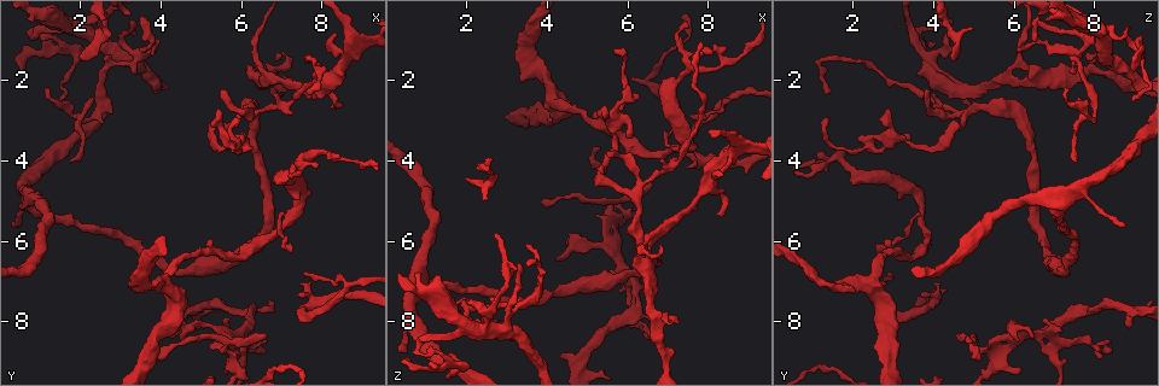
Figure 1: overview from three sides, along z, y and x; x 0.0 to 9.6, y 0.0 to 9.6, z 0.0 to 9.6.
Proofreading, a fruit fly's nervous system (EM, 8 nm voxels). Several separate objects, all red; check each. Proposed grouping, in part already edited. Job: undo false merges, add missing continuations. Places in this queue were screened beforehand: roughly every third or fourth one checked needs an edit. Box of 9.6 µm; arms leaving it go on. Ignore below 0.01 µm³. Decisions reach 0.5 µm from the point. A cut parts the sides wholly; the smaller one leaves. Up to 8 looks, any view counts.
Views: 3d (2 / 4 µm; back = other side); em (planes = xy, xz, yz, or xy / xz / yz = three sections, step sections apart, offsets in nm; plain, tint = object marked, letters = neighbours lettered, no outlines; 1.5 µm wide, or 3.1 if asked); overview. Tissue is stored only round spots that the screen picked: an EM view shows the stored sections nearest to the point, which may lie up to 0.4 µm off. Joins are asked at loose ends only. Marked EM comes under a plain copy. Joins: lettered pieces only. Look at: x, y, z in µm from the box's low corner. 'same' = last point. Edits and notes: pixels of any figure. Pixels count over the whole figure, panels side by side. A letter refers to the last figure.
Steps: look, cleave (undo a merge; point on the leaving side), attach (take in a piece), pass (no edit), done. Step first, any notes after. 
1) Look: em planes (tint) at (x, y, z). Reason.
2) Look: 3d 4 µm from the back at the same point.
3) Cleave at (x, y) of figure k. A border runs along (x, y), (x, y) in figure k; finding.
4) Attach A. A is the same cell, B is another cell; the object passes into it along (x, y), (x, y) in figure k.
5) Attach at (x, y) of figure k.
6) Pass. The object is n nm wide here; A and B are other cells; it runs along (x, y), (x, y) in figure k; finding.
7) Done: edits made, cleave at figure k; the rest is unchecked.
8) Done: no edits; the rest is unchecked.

Look: em planes (letters) at (7.80, 1.65, 1.20).

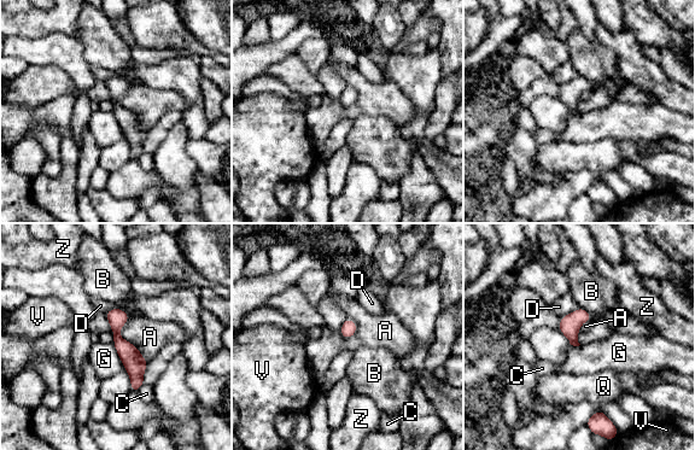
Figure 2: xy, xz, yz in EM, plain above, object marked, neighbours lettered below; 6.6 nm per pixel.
Pass. The longest contact is with A, 320 nm; A, B, C, D, G, Q, V and Z are other cells; a border runs along (129, 316), (118, 333), (149, 360) in figure 2; one cell here.

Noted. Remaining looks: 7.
Look: em planes (tint) at (5.90, 3.65, 1.55). Thin neck.

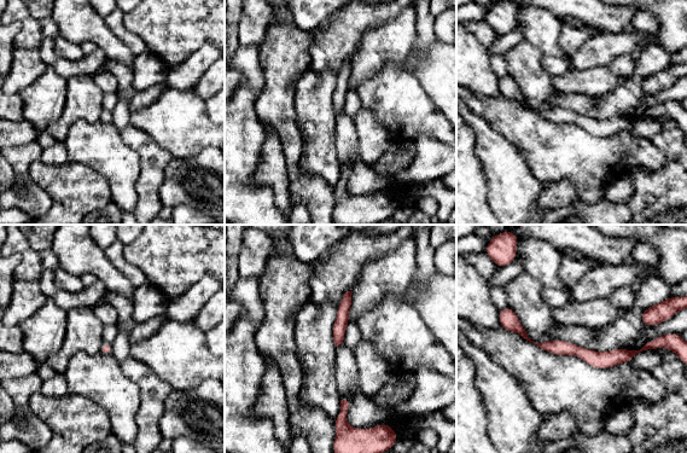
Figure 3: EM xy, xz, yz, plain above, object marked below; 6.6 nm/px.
Look: em planes (letters) at the same point. See the neighbours.

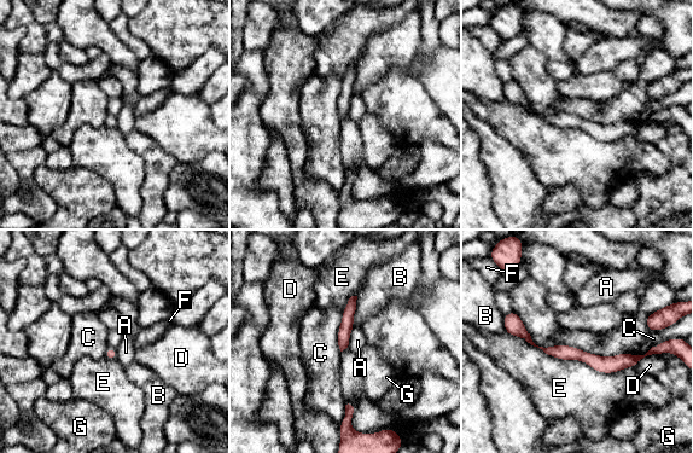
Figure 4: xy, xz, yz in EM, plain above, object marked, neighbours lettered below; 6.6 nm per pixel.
Pass. A, B, C, D, E, F and G are other cells; a border runs along (513, 309), (536, 344), (555, 344) in figure 4; one cell here.

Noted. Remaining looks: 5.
Look: em planes (letters) at (7.45, 7.35, 3.75). An open end.

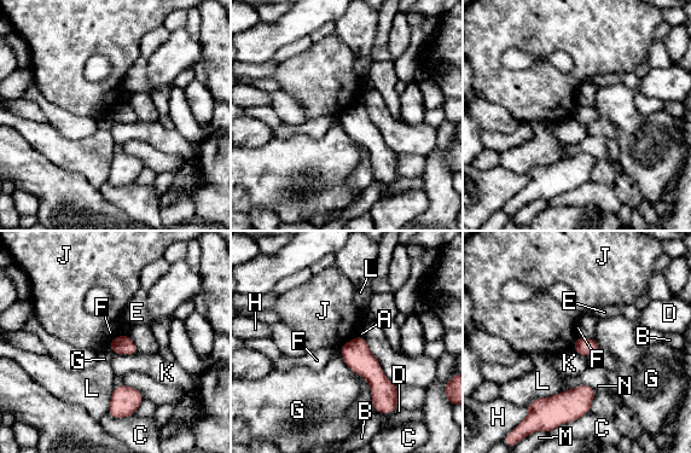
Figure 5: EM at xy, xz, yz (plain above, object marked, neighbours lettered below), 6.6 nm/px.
Pass. The object is 120 nm wide here; A, B, C, D, E, F, G, H, J, K, L, M and N are other cells; a border runs along (338, 348), (343, 363), (353, 372) in figure 5; none of them fits.

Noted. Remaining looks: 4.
Done: no edits; the rest is unchecked.

